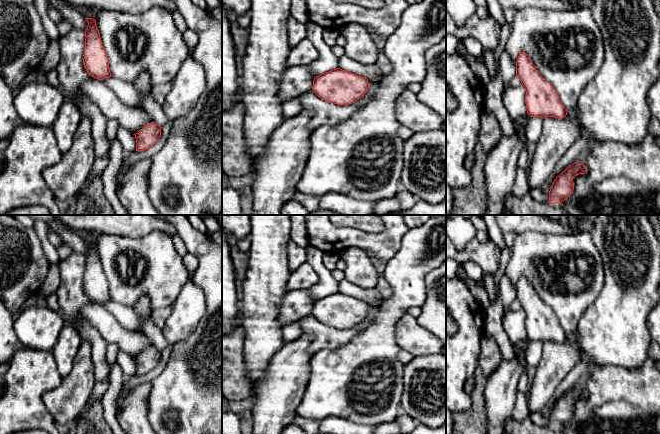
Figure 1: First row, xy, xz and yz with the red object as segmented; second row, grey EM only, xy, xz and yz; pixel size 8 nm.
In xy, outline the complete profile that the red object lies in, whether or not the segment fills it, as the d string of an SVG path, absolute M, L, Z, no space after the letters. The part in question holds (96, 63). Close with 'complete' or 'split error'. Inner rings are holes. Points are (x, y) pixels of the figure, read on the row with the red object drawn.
M86 18L88 26L85 32L85 48L83 64L87 73L98 79L111 77L107 53L101 42L96 20Z; complete

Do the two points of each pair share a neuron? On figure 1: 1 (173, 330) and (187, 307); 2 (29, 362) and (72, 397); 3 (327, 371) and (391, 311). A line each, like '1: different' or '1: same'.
1: same
2: different
3: same

